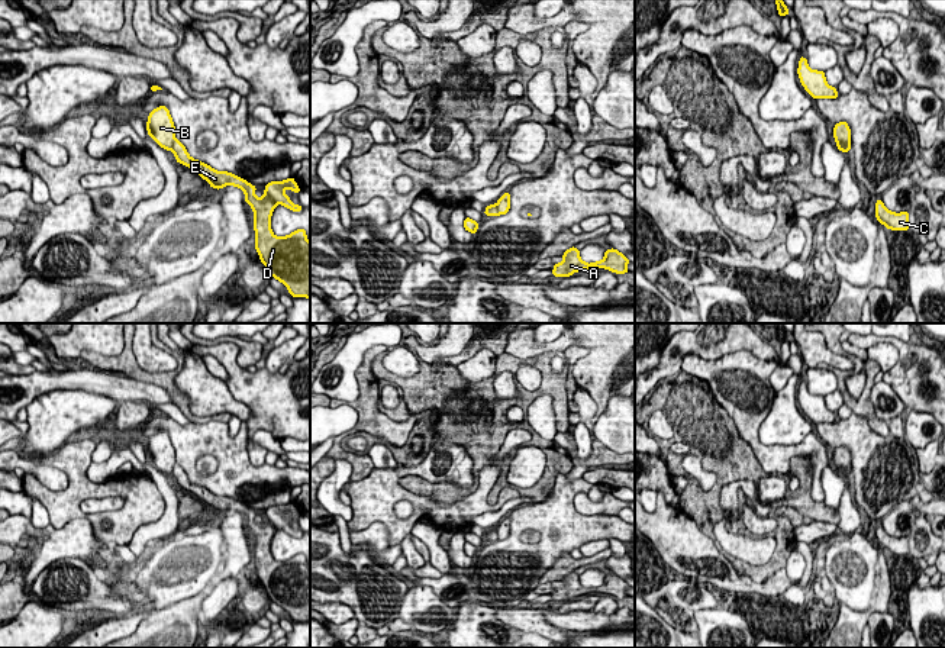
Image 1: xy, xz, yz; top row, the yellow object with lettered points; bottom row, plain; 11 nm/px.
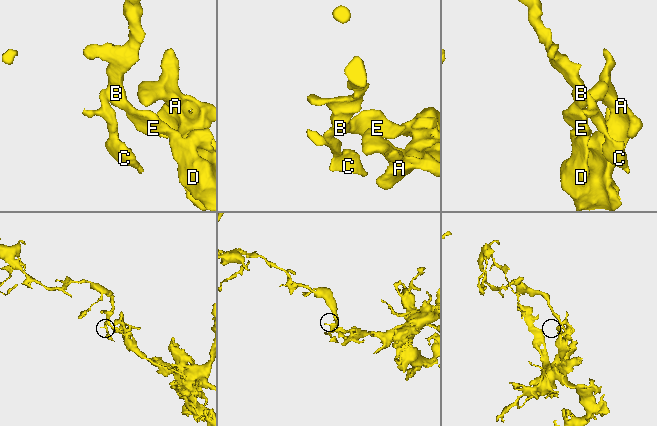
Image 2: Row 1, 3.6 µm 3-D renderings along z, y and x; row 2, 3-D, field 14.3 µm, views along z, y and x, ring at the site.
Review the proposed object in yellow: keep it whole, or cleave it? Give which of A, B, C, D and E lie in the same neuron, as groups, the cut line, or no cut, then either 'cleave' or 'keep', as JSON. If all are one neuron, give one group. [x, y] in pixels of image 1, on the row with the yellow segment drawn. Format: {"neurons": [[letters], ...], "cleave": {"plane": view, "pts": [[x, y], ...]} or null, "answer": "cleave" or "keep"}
{"neurons": [["A", "D", "E"], ["B", "C"]], "cleave": {"plane": "xy", "pts": [[176, 139], [170, 150]]}, "answer": "cleave"}

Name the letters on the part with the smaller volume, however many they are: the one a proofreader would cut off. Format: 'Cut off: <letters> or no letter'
Cut off: B, C

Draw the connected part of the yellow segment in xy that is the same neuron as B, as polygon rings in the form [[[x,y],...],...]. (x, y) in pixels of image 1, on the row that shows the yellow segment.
[[[159,106],[148,116],[146,130],[161,148],[171,151],[175,141],[175,126],[167,106]]]

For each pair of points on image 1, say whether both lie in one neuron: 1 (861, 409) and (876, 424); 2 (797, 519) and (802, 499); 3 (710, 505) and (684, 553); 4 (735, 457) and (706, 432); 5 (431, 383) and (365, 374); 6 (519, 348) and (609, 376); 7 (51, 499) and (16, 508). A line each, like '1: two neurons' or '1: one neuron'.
1: one neuron
2: two neurons
3: two neurons
4: one neuron
5: two neurons
6: one neuron
7: two neurons

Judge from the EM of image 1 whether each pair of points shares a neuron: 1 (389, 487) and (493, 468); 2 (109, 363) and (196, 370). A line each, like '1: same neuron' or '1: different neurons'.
1: same neuron
2: different neurons

